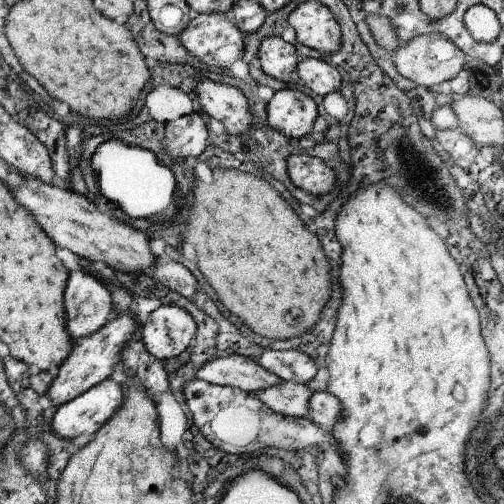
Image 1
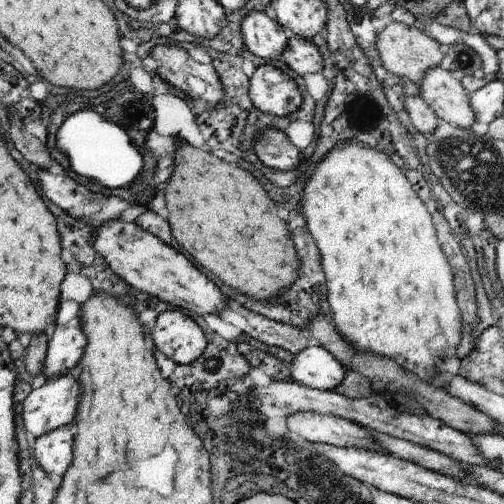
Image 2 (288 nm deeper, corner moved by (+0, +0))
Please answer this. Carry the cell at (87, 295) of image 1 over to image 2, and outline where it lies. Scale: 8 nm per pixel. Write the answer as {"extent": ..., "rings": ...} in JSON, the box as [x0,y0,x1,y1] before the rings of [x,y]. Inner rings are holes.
{"extent":[41,302,85,382],"rings":[[[61,302],[59,318],[55,320],[55,332],[47,340],[47,354],[41,370],[41,382],[51,378],[61,378],[67,374],[81,358],[85,336],[79,330],[79,310],[77,302]]]}

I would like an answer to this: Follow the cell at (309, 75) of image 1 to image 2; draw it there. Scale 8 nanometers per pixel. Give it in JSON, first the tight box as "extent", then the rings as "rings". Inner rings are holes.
{"extent":[279,36,323,76],"rings":[[[297,36],[287,40],[287,46],[279,58],[285,62],[285,66],[289,66],[299,76],[319,72],[321,64],[323,64],[321,56],[319,56],[317,48],[311,44],[311,40],[297,38]]]}

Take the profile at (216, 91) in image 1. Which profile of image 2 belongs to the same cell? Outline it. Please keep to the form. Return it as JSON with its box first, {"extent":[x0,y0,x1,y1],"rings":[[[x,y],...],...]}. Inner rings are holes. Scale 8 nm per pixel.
{"extent":[149,46,223,110],"rings":[[[153,46],[149,56],[155,60],[157,68],[155,68],[155,78],[159,80],[159,84],[171,84],[173,88],[181,90],[183,92],[183,98],[187,102],[193,102],[197,98],[203,98],[207,100],[209,104],[209,110],[213,110],[219,102],[223,102],[223,86],[221,86],[221,80],[217,78],[217,72],[211,64],[199,64],[199,62],[193,62],[191,56],[187,54],[187,50],[183,48],[177,48],[177,46]]]}

